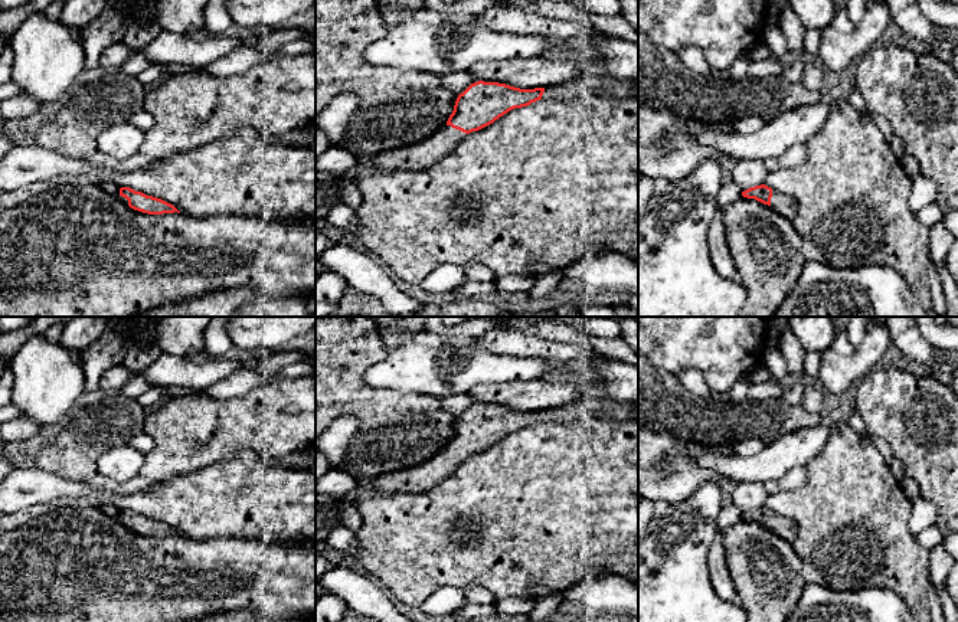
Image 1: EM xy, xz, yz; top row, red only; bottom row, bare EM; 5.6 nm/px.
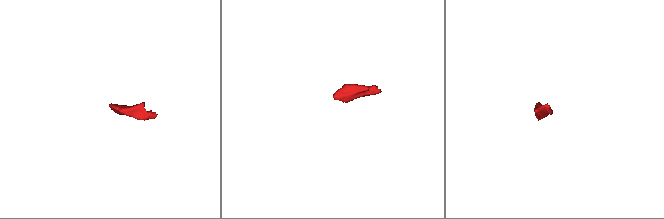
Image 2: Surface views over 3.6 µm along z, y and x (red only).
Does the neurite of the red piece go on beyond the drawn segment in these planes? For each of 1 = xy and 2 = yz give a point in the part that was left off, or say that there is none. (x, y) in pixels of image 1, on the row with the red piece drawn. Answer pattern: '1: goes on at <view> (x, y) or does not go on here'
1: goes on at xy (104, 185)
2: goes on at yz (782, 203)

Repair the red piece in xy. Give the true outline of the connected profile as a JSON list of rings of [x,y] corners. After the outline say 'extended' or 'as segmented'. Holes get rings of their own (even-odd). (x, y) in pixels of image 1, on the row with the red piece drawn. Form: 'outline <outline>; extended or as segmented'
outline [[[99,183],[99,186],[102,187],[102,189],[107,189],[107,187],[109,187],[109,189],[112,189],[117,194],[118,194],[118,197],[125,203],[125,204],[128,204],[131,209],[134,209],[134,210],[138,210],[138,212],[143,212],[143,213],[148,213],[148,215],[163,215],[163,213],[174,213],[174,212],[177,212],[177,213],[180,213],[173,204],[170,204],[170,203],[167,203],[167,202],[164,202],[164,200],[161,200],[161,199],[157,199],[157,197],[153,197],[153,196],[147,196],[147,194],[144,194],[144,193],[141,193],[141,191],[135,191],[135,190],[133,190],[133,189],[130,189],[130,187],[121,187],[121,189],[114,189],[114,187],[111,187],[108,183]]]; extended

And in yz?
outline [[[765,184],[751,187],[742,191],[742,196],[748,199],[755,199],[764,204],[771,206],[774,210],[779,212],[789,220],[794,219],[798,209],[798,204],[792,197],[772,190]]]; extended

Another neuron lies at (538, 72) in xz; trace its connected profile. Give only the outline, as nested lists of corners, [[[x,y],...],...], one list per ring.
[[[579,50],[556,59],[532,58],[501,62],[475,62],[467,72],[484,82],[506,84],[520,89],[547,88],[579,79],[594,55]]]

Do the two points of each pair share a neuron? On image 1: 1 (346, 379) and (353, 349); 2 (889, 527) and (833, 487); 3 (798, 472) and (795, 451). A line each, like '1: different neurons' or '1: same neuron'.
1: same neuron
2: same neuron
3: different neurons

